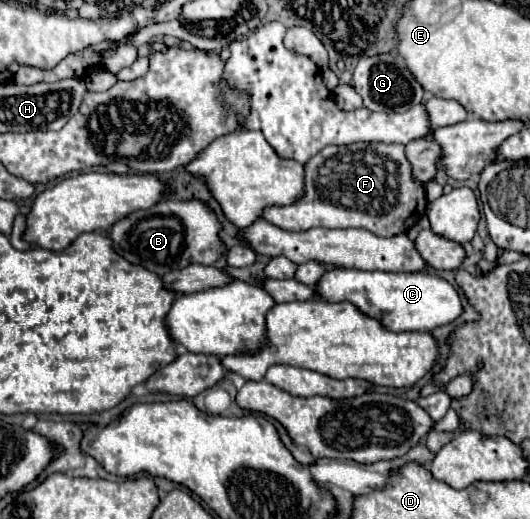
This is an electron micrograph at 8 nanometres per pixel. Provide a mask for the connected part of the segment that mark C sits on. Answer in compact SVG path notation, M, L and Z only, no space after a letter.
M335 268L327 270L315 288L321 298L329 302L351 302L367 316L381 320L383 326L393 332L435 330L439 326L455 322L463 314L459 292L447 280L425 272L393 274Z

